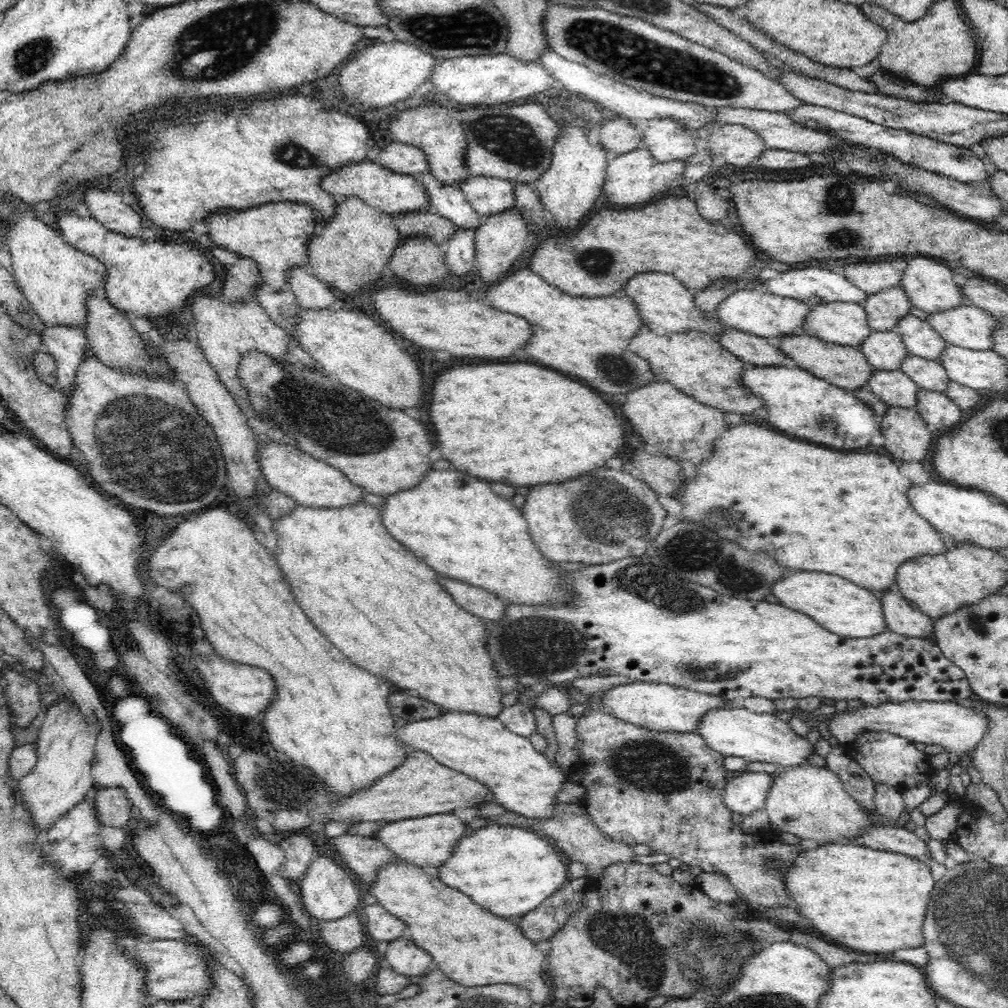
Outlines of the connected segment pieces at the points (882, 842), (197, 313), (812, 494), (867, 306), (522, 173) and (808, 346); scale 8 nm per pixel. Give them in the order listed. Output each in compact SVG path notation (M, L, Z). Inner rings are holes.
M874 825L867 828L865 833L856 837L853 842L858 846L872 847L874 850L906 854L926 864L933 862L929 858L926 843L914 835L912 827Z
M198 293L192 297L192 312L195 328L198 334L198 346L201 348L202 354L212 368L218 373L219 379L224 386L234 396L234 400L238 403L240 410L246 418L250 428L254 430L254 434L258 436L258 440L264 444L266 440L276 440L276 442L286 442L286 444L294 444L294 438L286 436L280 432L280 428L276 428L272 422L262 422L254 410L250 408L248 393L244 387L238 382L239 362L244 353L248 351L260 351L269 357L278 361L294 361L288 353L288 344L292 337L286 330L280 328L268 316L268 313L256 301L244 301L243 303L225 303L218 297L204 295Z
M750 422L730 425L730 428L713 442L711 453L699 465L694 465L689 460L681 462L683 467L682 476L686 486L684 486L684 490L680 490L675 494L676 504L680 506L680 510L677 510L678 516L676 518L680 521L692 520L699 522L699 524L707 525L709 528L716 530L720 538L725 538L737 544L740 548L750 551L763 550L776 560L780 566L790 571L835 574L868 590L888 591L894 589L895 578L900 564L923 554L942 554L948 548L939 532L928 521L924 520L915 511L915 508L912 508L907 492L913 483L900 473L898 469L900 462L900 460L893 458L882 450L868 453L839 452L836 449L832 450L832 447L816 446L816 444L810 444L810 442L792 440L792 438L788 438L784 434L760 428L760 425Z
M900 286L887 288L867 296L862 303L872 331L890 332L896 323L910 315L911 302Z
M506 104L490 106L490 114L484 114L486 110L478 110L478 106L470 107L460 114L453 114L464 125L465 139L468 143L465 156L468 172L471 176L534 184L550 166L552 147L559 131L559 124L538 104L512 104L512 106ZM472 128L482 128L482 130L476 130L476 134L472 134L474 132Z
M798 334L794 336L784 336L776 339L775 345L778 349L791 358L798 367L822 378L838 388L856 392L864 388L875 368L868 364L864 355L853 346L842 346L830 342L820 341L818 338Z

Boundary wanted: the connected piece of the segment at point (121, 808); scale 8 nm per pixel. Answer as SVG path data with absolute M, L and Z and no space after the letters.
M120 787L94 789L91 796L95 800L96 819L104 827L123 828L130 820L130 804Z

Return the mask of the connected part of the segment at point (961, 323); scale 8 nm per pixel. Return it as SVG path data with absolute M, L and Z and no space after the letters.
M972 305L930 313L927 321L947 344L978 351L990 350L994 329L1004 325L985 310Z

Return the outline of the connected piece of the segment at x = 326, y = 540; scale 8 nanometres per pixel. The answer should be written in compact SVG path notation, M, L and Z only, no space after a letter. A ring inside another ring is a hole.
M356 503L342 507L341 509L317 509L296 505L288 514L273 520L272 530L276 534L278 550L270 551L277 560L283 578L288 583L291 593L296 598L298 606L304 610L311 623L346 657L356 666L367 670L372 675L380 675L388 680L388 683L396 685L403 691L413 692L420 698L424 698L434 705L440 707L443 712L458 712L478 714L482 717L498 718L503 710L501 699L504 696L498 682L498 677L493 667L493 658L488 654L485 644L488 631L484 618L478 618L475 614L460 608L454 599L449 596L445 588L439 585L438 572L432 570L423 560L420 560L410 549L402 546L383 525L379 510L368 503Z

